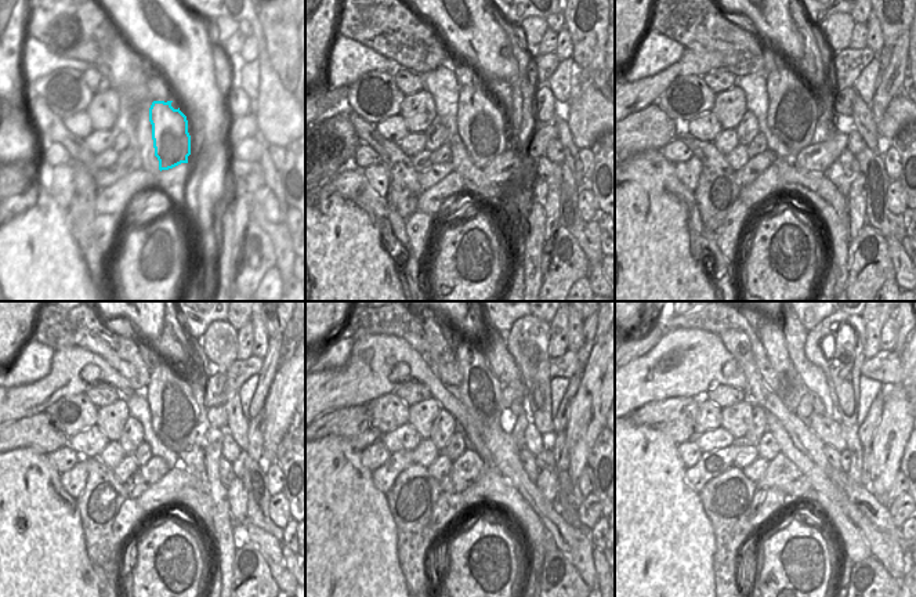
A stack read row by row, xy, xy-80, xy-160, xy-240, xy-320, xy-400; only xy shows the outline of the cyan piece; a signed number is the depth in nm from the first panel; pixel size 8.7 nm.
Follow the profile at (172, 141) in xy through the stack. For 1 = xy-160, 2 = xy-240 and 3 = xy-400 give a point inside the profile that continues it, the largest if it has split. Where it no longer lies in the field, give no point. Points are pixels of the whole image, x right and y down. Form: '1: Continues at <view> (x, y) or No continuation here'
1: Continues at xy-160 (793, 109)
2: Continues at xy-240 (174, 402)
3: Continues at xy-400 (790, 387).

